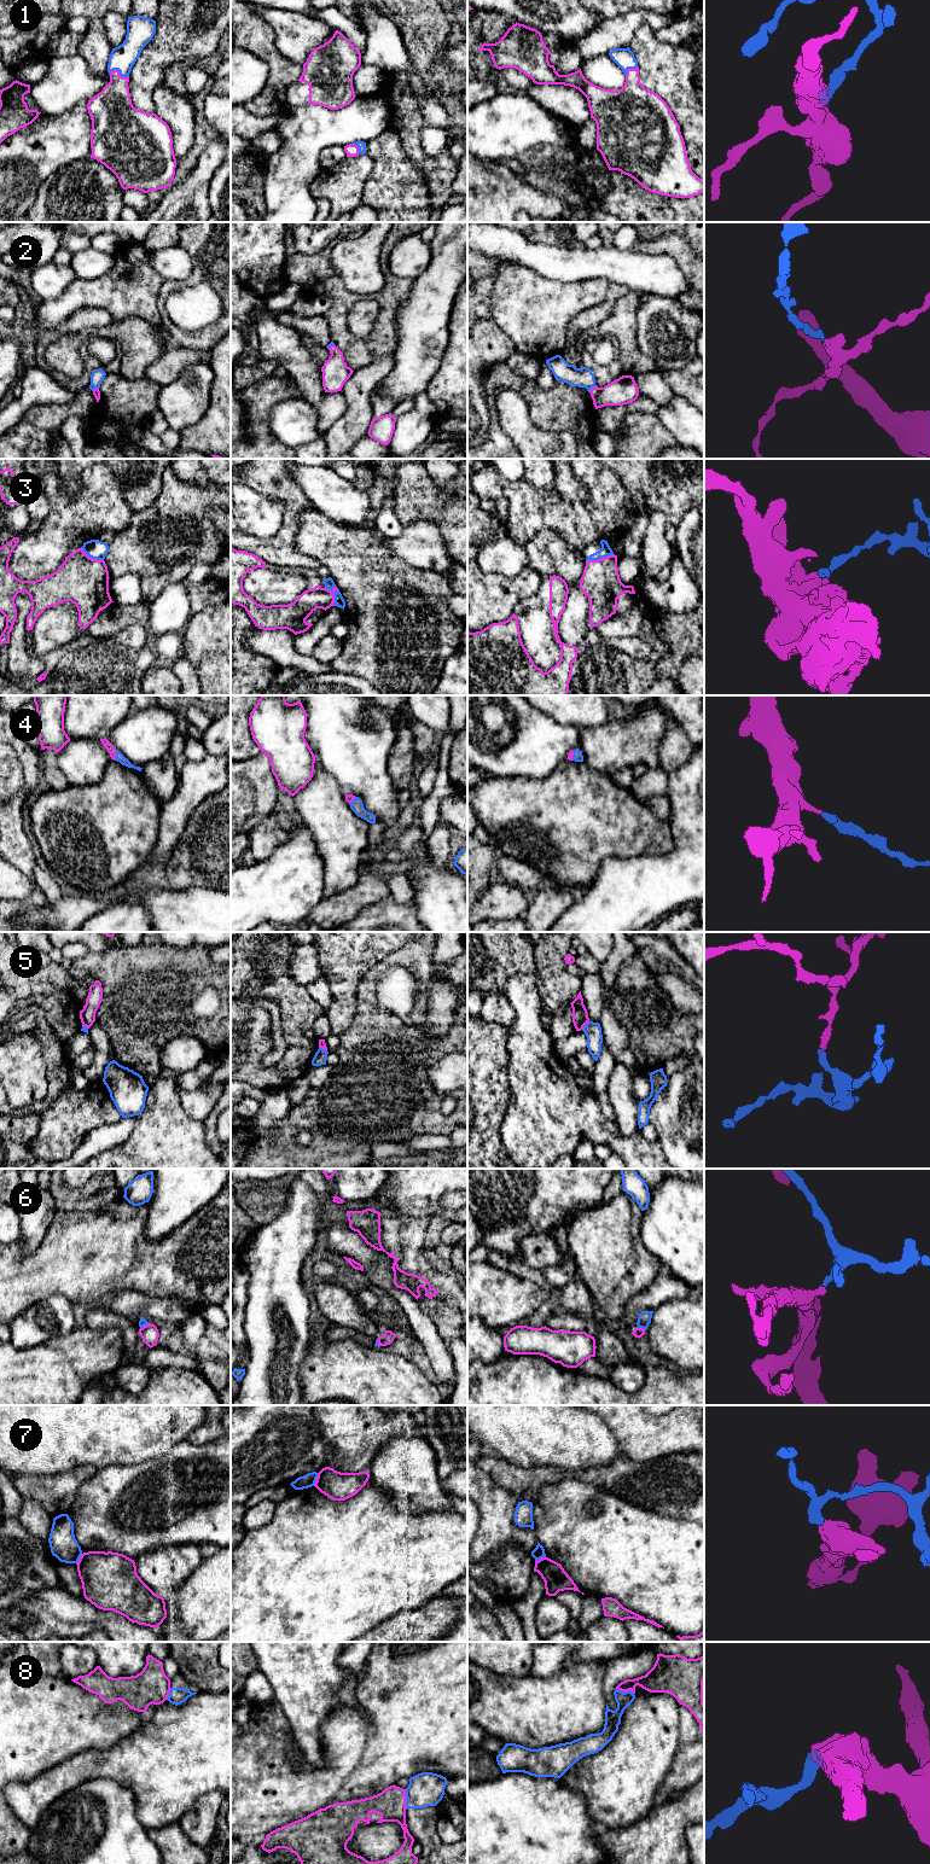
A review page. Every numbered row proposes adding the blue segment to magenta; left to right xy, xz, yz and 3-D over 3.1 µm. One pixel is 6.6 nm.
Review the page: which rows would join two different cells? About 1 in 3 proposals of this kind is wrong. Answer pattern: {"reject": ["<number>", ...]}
{"reject": ["3", "5", "7", "8"]}

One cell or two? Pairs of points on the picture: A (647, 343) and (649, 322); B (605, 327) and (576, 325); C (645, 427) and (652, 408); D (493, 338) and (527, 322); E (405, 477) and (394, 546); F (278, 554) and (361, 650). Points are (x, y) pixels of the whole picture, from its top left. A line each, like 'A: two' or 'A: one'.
A: one
B: two
C: two
D: two
E: two
F: two

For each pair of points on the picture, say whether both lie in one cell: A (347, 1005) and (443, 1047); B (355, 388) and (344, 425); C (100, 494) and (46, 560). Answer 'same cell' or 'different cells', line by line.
A: different cells
B: same cell
C: same cell

